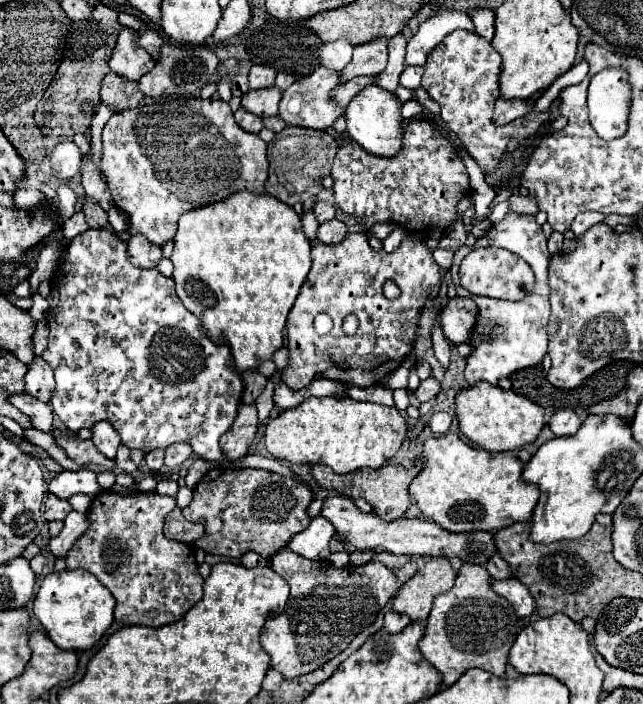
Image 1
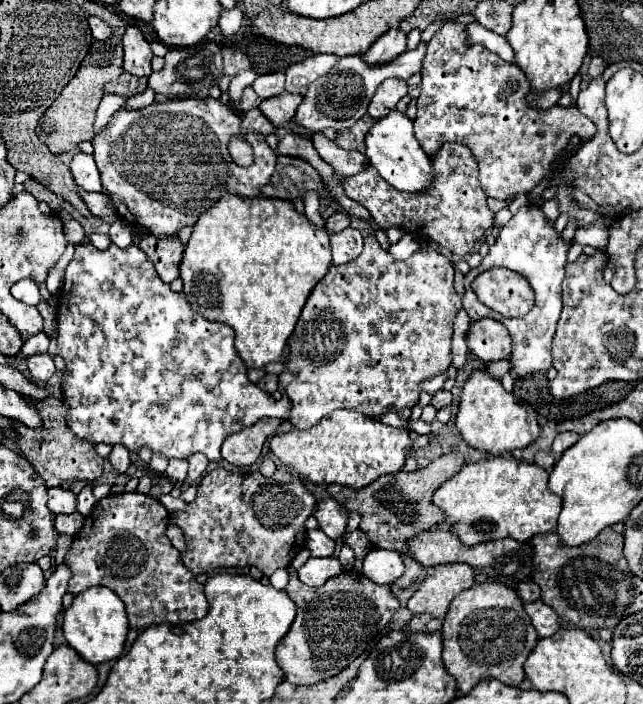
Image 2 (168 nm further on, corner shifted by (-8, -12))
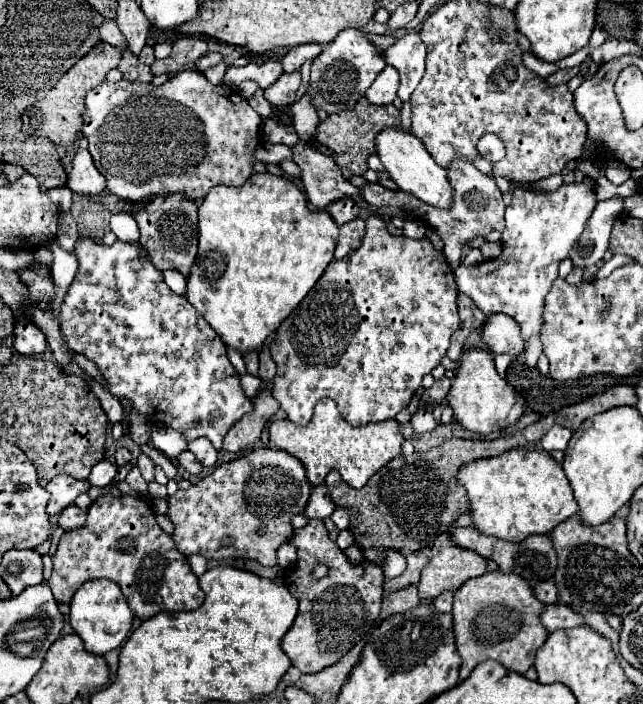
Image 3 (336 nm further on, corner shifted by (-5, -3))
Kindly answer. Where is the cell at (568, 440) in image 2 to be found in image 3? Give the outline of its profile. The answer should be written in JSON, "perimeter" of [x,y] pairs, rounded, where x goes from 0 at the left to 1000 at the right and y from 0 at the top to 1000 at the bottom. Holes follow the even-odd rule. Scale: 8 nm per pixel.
{"perimeter":[[[863,604],[863,607],[857,607],[857,609],[841,621],[841,635],[844,635],[848,641],[854,641],[854,643],[857,643],[857,641],[866,641],[866,638],[879,641],[888,618],[891,618],[891,615],[888,615],[885,609],[879,609],[879,607],[872,607],[872,604]]]}

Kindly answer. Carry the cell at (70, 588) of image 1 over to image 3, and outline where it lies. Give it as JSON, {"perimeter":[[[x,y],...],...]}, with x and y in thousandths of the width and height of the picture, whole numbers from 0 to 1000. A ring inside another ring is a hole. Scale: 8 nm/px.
{"perimeter":[[[145,822],[145,825],[129,828],[114,845],[107,882],[117,899],[129,908],[135,925],[142,925],[145,930],[163,930],[166,925],[185,919],[198,908],[207,891],[207,876],[210,874],[198,851],[188,845],[188,837],[182,828],[170,822]]]}

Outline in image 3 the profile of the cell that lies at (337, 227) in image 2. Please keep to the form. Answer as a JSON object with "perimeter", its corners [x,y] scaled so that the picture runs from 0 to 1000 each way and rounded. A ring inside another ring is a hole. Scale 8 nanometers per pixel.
{"perimeter":[[[533,280],[533,283],[512,291],[512,303],[524,320],[533,320],[533,317],[543,317],[558,308],[558,291],[549,283]]]}

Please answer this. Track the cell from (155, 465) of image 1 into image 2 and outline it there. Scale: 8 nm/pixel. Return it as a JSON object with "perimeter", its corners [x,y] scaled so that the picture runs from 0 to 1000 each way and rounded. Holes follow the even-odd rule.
{"perimeter":[[[264,653],[255,676],[261,682],[267,682],[267,685],[286,685],[289,668],[292,668],[292,656],[289,653]]]}

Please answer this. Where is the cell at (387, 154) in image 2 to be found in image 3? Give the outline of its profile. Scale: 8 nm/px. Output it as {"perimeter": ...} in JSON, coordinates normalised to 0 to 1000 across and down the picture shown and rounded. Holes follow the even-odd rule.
{"perimeter":[[[599,183],[596,189],[586,192],[583,203],[586,203],[586,220],[596,229],[599,243],[608,249],[608,254],[617,260],[621,268],[645,277],[652,286],[670,294],[683,294],[683,297],[701,294],[705,266],[695,254],[695,243],[670,226],[667,214],[658,209],[658,203],[645,192],[630,189],[624,183]]]}

